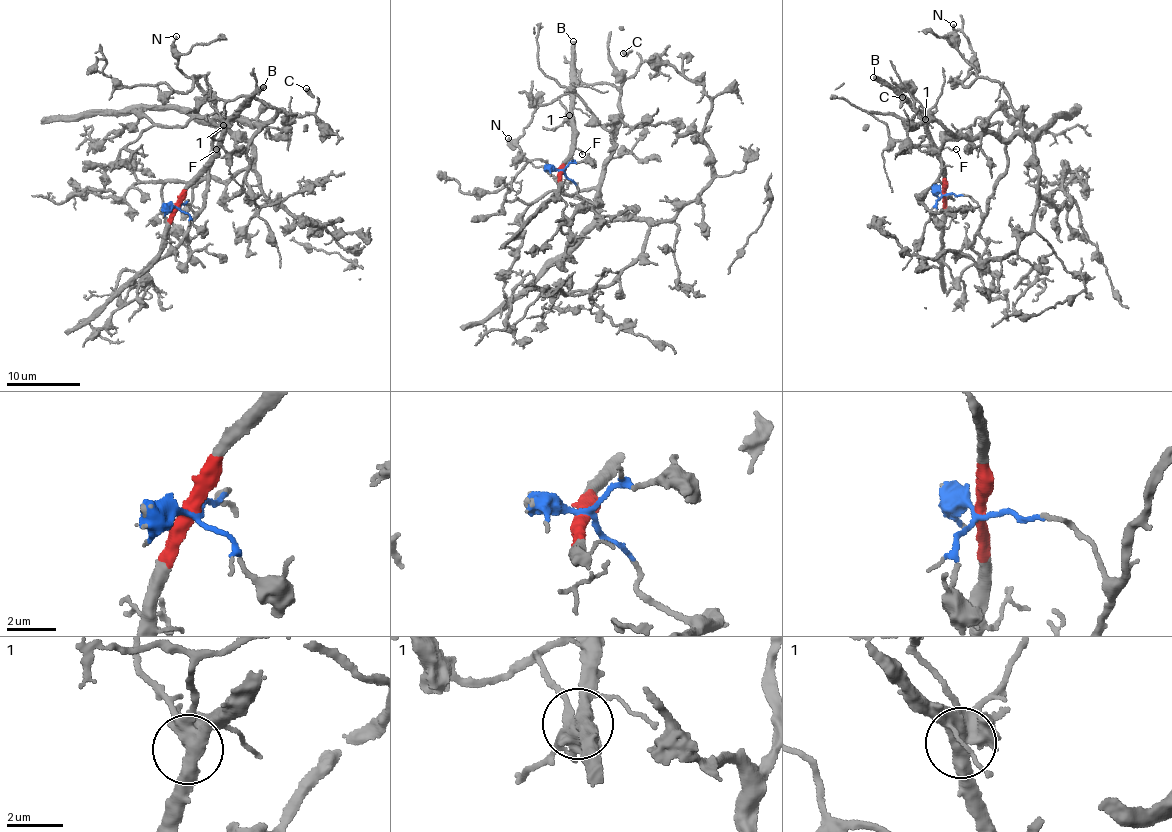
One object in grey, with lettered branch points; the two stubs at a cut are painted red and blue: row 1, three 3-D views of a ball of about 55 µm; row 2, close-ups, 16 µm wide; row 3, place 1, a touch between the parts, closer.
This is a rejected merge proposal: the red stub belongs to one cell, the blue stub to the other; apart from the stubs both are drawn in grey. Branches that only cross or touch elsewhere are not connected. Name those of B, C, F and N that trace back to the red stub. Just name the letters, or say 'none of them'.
B, F

